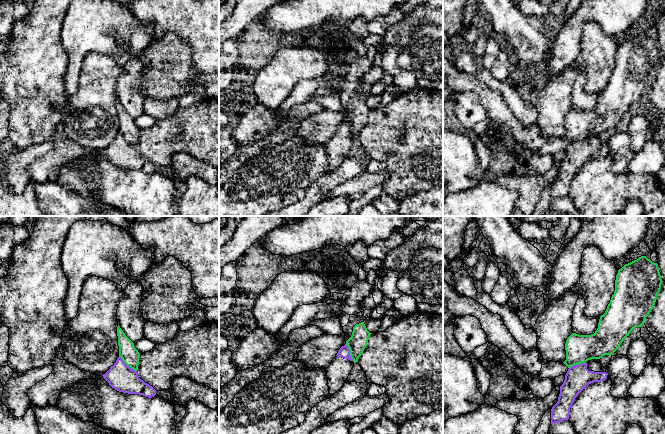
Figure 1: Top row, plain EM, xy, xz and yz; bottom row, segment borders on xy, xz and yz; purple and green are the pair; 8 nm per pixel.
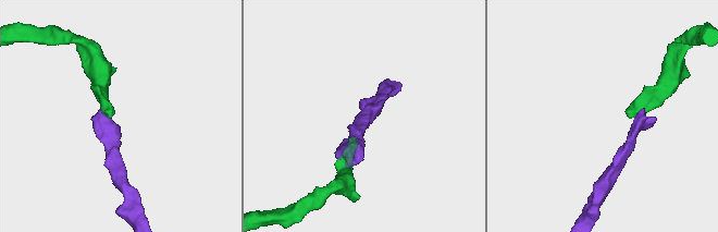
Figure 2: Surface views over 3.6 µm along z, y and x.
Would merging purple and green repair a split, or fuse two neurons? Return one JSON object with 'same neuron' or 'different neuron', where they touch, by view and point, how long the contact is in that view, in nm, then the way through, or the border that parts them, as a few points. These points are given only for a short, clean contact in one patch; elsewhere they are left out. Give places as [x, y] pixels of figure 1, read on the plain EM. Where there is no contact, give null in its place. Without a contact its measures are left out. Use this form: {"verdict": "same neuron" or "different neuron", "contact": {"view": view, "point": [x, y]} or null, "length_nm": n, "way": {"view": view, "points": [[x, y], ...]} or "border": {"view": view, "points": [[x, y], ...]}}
{"verdict": "different neuron", "contact": {"view": "xy", "point": [126, 141]}, "length_nm": 190, "border": {"view": "xy", "points": [[119, 132], [136, 147]]}}

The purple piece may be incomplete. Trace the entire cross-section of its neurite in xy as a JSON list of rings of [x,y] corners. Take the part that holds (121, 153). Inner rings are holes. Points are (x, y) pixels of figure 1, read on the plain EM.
[[[118,133],[114,141],[102,152],[119,168],[139,170],[148,174],[156,171],[156,166],[141,156],[138,148],[127,142],[121,133]]]

